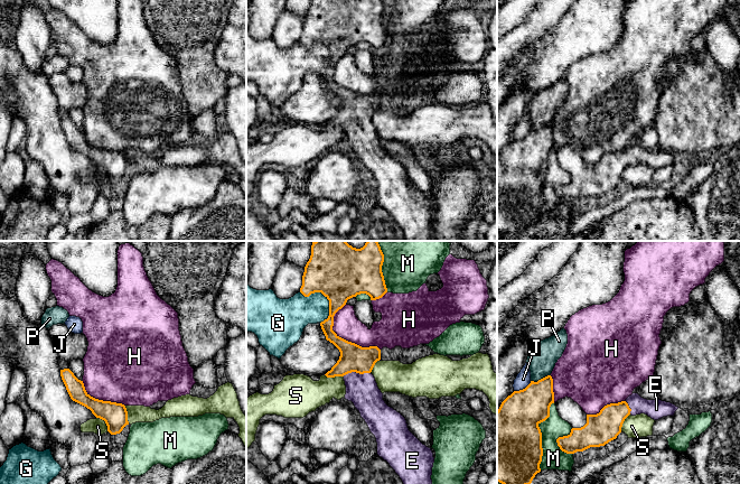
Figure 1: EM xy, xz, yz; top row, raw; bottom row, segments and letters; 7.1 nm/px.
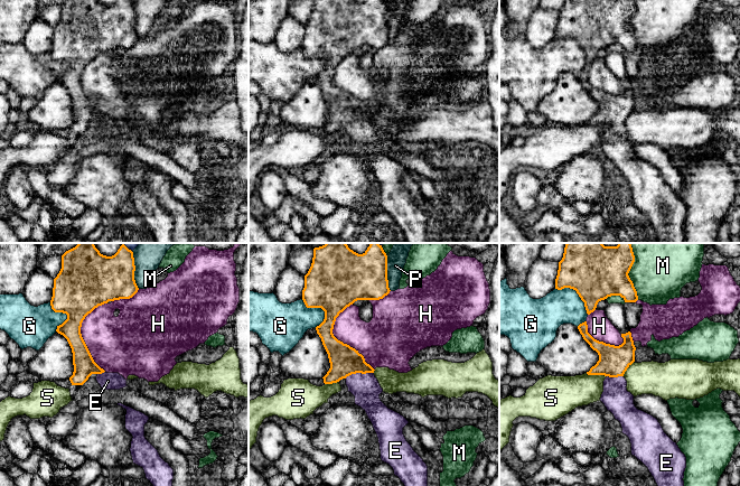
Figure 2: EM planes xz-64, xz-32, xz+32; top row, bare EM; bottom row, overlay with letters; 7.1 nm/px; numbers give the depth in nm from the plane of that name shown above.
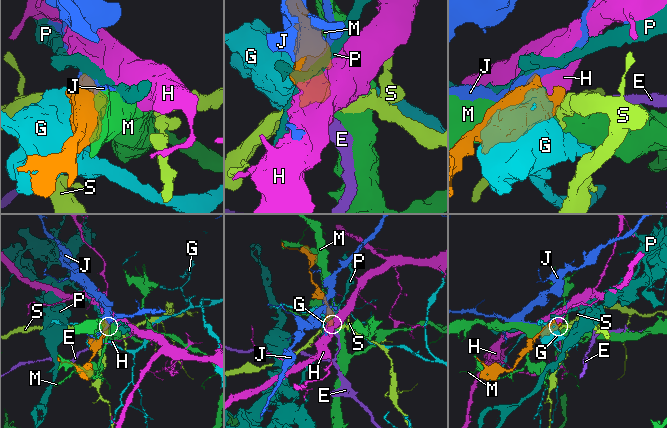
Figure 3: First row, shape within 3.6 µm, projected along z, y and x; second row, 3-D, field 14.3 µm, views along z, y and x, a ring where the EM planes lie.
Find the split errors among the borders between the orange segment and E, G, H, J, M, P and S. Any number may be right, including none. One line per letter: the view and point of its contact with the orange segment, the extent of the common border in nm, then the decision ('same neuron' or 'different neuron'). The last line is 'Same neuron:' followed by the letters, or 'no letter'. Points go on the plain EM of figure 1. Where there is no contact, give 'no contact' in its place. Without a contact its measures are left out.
E: contact xz (356, 121); length 200 nm; same neuron
G: contact xz (322, 43); length 280 nm; different neuron
H: contact xz (347, 90); length 420 nm; different neuron
J: contact yz (523, 138); length 150 nm; different neuron
M: contact yz (541, 185); length 500 nm; different neuron
P: contact yz (541, 128); length 150 nm; different neuron
S: contact xz (334, 126); length 140 nm; different neuron
Same neuron: E

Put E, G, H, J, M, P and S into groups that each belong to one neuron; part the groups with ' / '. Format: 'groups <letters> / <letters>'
groups E / G / H / J / M / P / S

